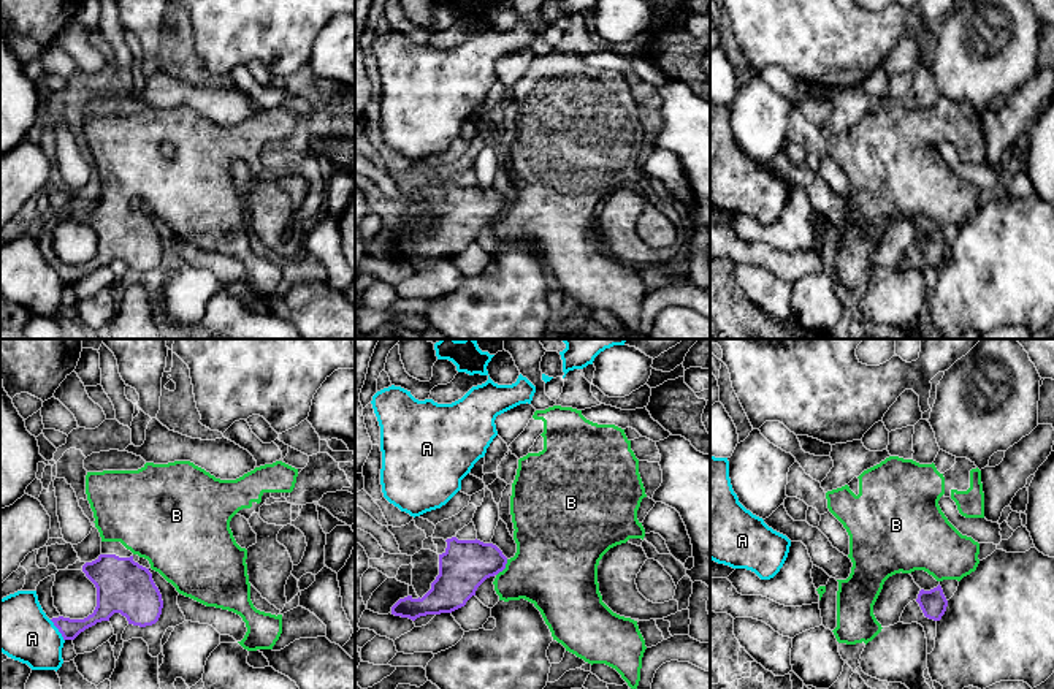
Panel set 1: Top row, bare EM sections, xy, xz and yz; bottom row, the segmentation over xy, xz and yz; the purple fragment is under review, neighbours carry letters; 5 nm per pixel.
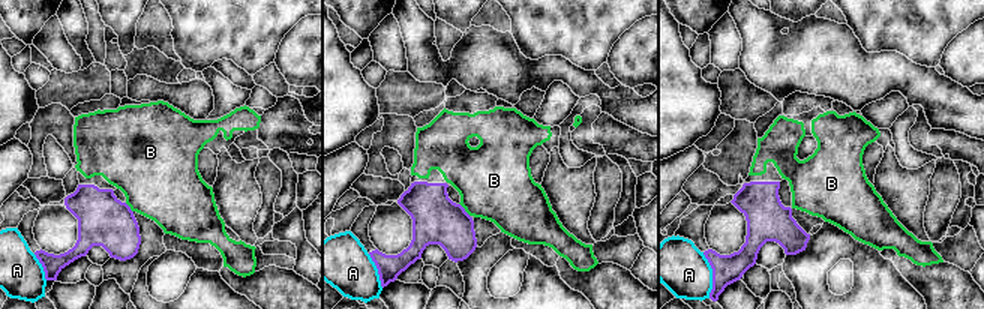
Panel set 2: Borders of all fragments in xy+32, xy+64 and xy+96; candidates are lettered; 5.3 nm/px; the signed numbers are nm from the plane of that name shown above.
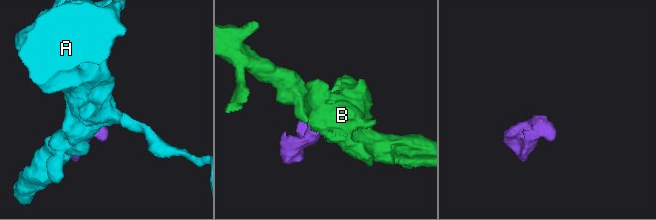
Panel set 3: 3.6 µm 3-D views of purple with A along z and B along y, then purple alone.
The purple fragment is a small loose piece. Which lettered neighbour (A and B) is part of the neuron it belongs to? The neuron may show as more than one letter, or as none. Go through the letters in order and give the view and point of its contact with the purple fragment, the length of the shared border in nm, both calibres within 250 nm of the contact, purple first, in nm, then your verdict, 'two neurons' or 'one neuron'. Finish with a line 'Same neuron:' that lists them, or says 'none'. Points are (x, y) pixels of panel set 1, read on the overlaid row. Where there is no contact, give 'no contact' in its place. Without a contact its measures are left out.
A: xy (59, 631) | 130 nm | 100/300 nm | two neurons
B: xz (504, 567) | 110 nm | 240/420 nm | one neuron
Same neuron: B

